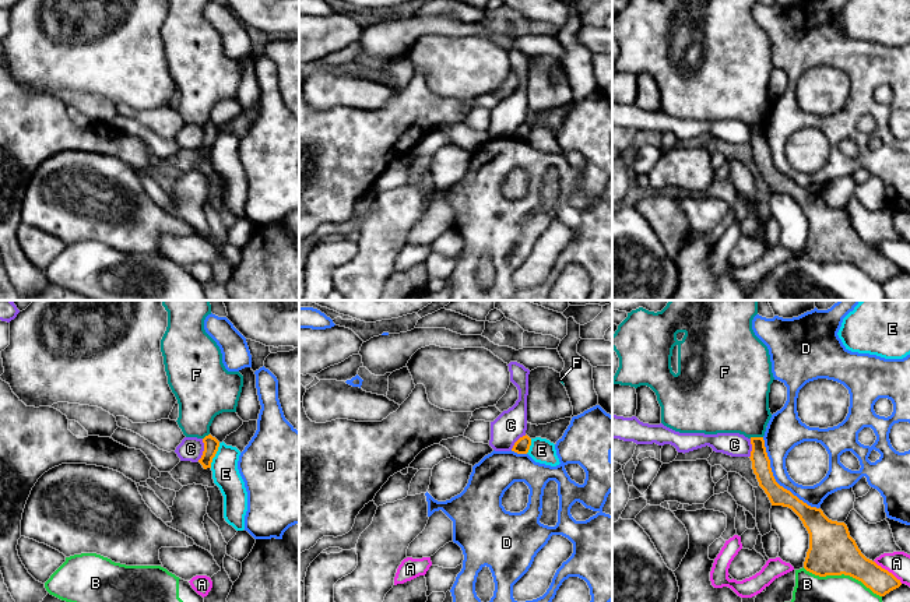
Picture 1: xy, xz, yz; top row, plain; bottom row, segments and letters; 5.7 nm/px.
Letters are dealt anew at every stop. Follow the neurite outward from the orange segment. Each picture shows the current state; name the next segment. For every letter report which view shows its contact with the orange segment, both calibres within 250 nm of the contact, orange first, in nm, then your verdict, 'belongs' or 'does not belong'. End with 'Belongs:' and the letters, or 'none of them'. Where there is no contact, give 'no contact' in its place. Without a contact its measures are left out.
A: yz | 180/140 nm | does not belong
B: yz | 280/160 nm | does not belong
C: xy | 90/140 nm | does not belong
D: yz | 110/180 nm | does not belong
E: xy | 90/160 nm | does not belong
F: yz | 110/380 nm | does not belong
Belongs: none of them

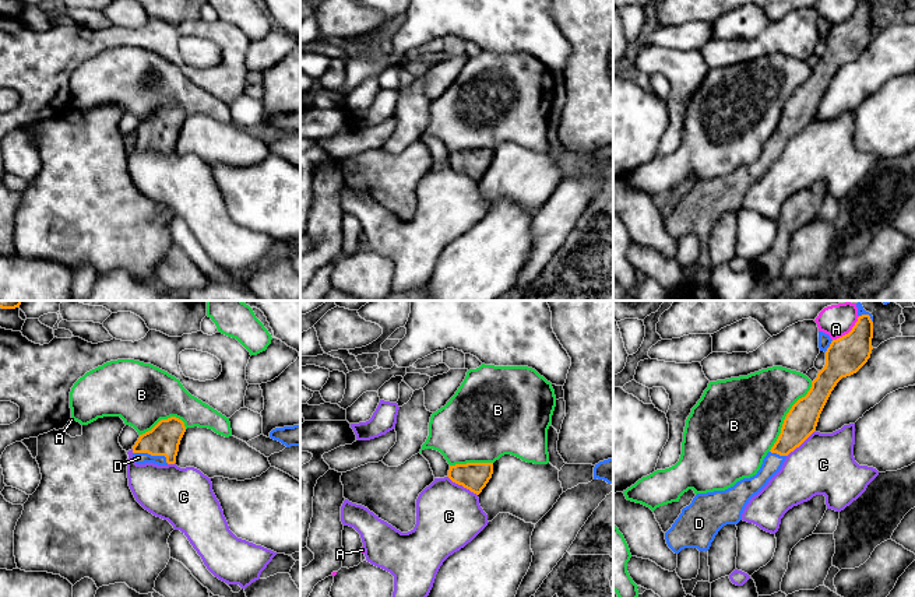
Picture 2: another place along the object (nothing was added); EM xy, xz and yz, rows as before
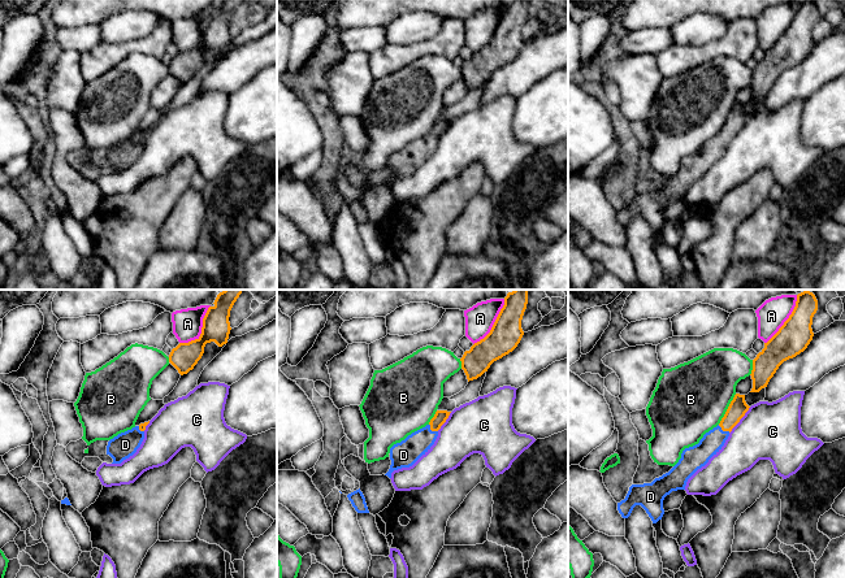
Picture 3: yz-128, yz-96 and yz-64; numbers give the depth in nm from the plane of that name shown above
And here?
A: yz | 220/190 nm | does not belong
B: yz | 180/460 nm | does not belong
C: xz | 160/380 nm | does not belong
D: xy | 190/60 nm | belongs
Belongs: D

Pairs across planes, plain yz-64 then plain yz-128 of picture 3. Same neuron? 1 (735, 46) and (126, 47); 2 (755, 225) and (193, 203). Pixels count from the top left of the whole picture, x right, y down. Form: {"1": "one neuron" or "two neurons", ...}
{"1": "one neuron", "2": "one neuron"}

